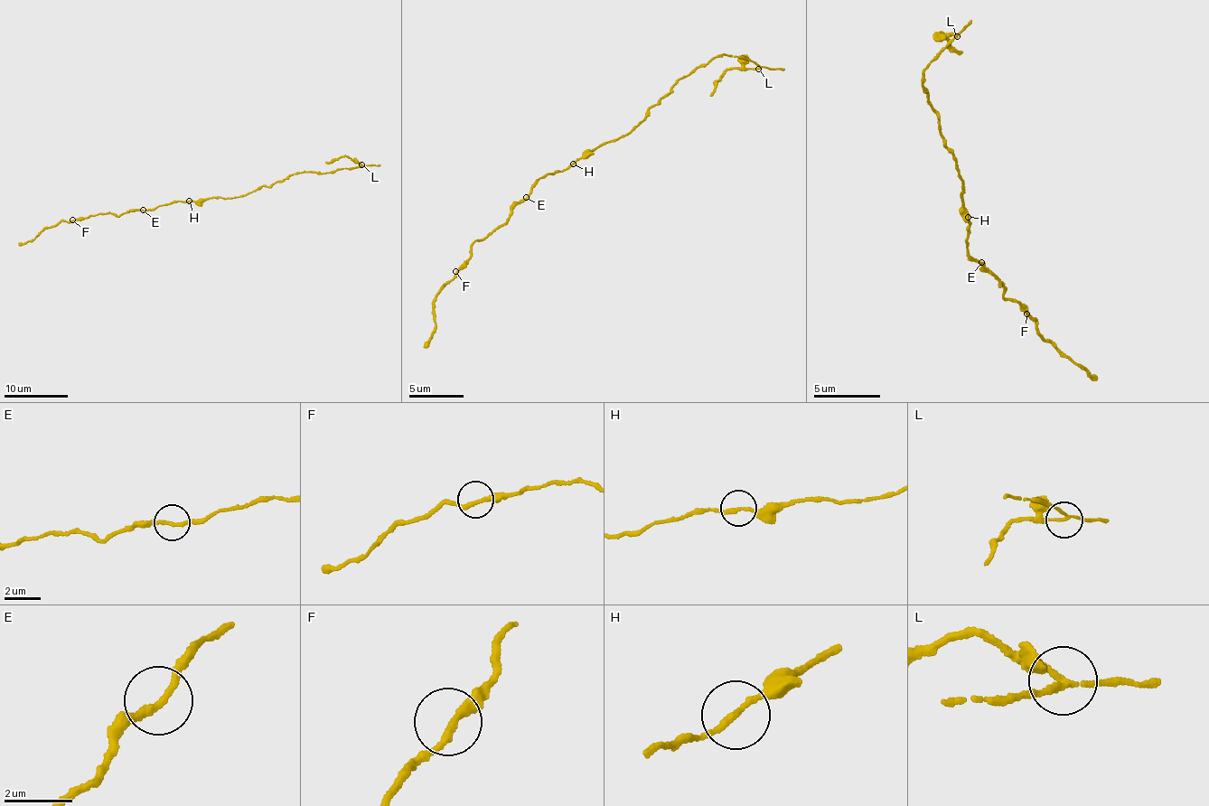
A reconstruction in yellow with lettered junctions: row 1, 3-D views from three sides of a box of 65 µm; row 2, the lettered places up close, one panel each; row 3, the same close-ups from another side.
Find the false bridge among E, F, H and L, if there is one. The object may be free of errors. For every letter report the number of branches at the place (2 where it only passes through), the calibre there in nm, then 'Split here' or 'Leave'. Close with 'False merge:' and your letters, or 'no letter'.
E: Branches: 2. Thickness 200 nm. Leave
F: Branches: 2. Thickness 240 nm. Leave
H: Branches: 2. Thickness 170 nm. Leave
L: Branches: 3. Thickness 130 nm. Split here
False merge: L

